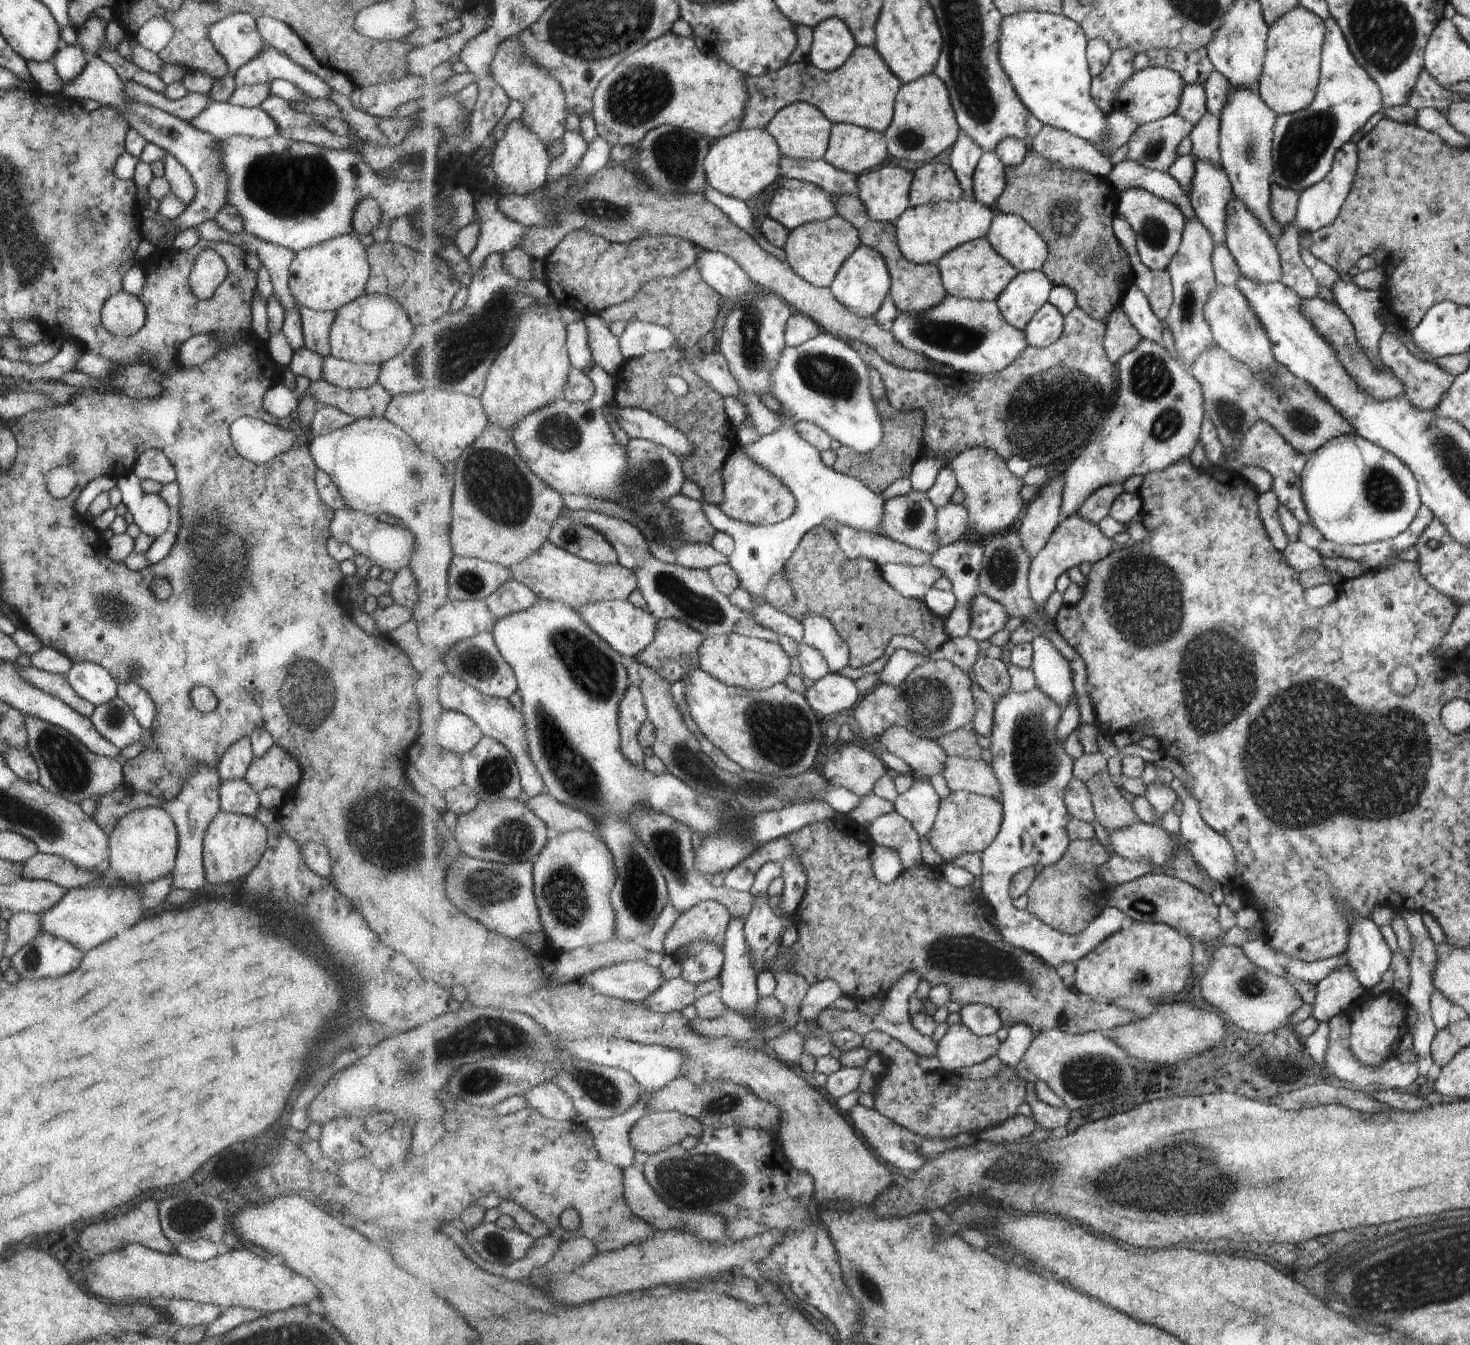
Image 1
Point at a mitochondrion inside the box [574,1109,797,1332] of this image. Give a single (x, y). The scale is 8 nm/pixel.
(702, 1180)

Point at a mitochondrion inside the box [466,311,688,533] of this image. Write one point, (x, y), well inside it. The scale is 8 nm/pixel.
(558, 431)

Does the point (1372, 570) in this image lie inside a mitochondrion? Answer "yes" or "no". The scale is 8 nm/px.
no

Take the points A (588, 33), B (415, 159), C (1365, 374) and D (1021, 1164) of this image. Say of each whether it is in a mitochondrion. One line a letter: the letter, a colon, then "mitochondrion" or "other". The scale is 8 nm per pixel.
A: mitochondrion
B: other
C: other
D: mitochondrion

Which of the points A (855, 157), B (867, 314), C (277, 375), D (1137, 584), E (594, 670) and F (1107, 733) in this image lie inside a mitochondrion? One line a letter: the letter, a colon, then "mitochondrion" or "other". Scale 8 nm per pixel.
A: other
B: other
C: other
D: mitochondrion
E: mitochondrion
F: other

